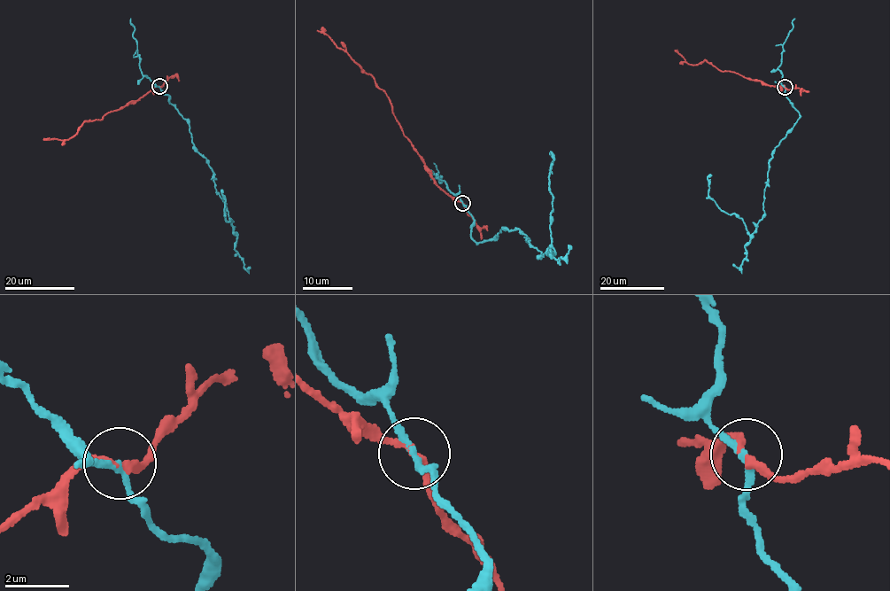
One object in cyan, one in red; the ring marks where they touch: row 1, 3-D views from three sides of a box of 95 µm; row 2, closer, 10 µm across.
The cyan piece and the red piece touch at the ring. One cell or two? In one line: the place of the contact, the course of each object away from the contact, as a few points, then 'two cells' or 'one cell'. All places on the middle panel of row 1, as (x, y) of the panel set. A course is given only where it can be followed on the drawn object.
place (462, 203); course cyan (463, 203), (478, 243), (503, 229), (517, 229), (540, 257), (546, 255), (553, 252), (552, 156); course red (463, 203), (436, 183), (424, 159), (404, 136), (390, 102), (370, 74), (337, 49), (328, 35), (316, 30); two cells

